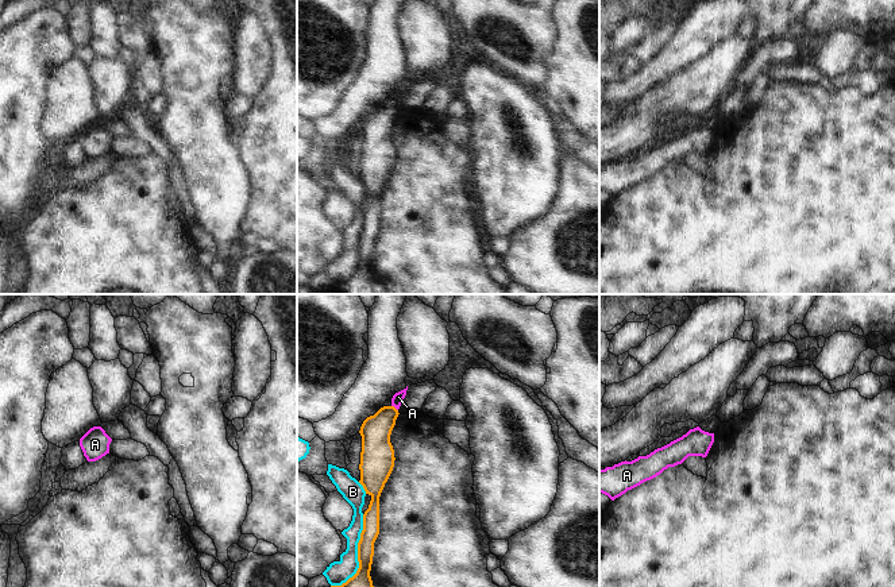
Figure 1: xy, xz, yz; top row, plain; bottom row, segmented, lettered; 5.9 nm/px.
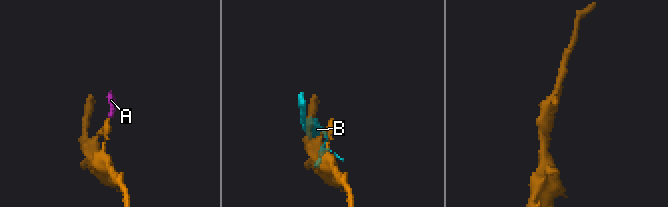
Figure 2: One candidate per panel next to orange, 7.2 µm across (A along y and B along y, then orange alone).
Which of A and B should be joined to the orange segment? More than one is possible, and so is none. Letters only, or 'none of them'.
none of them

